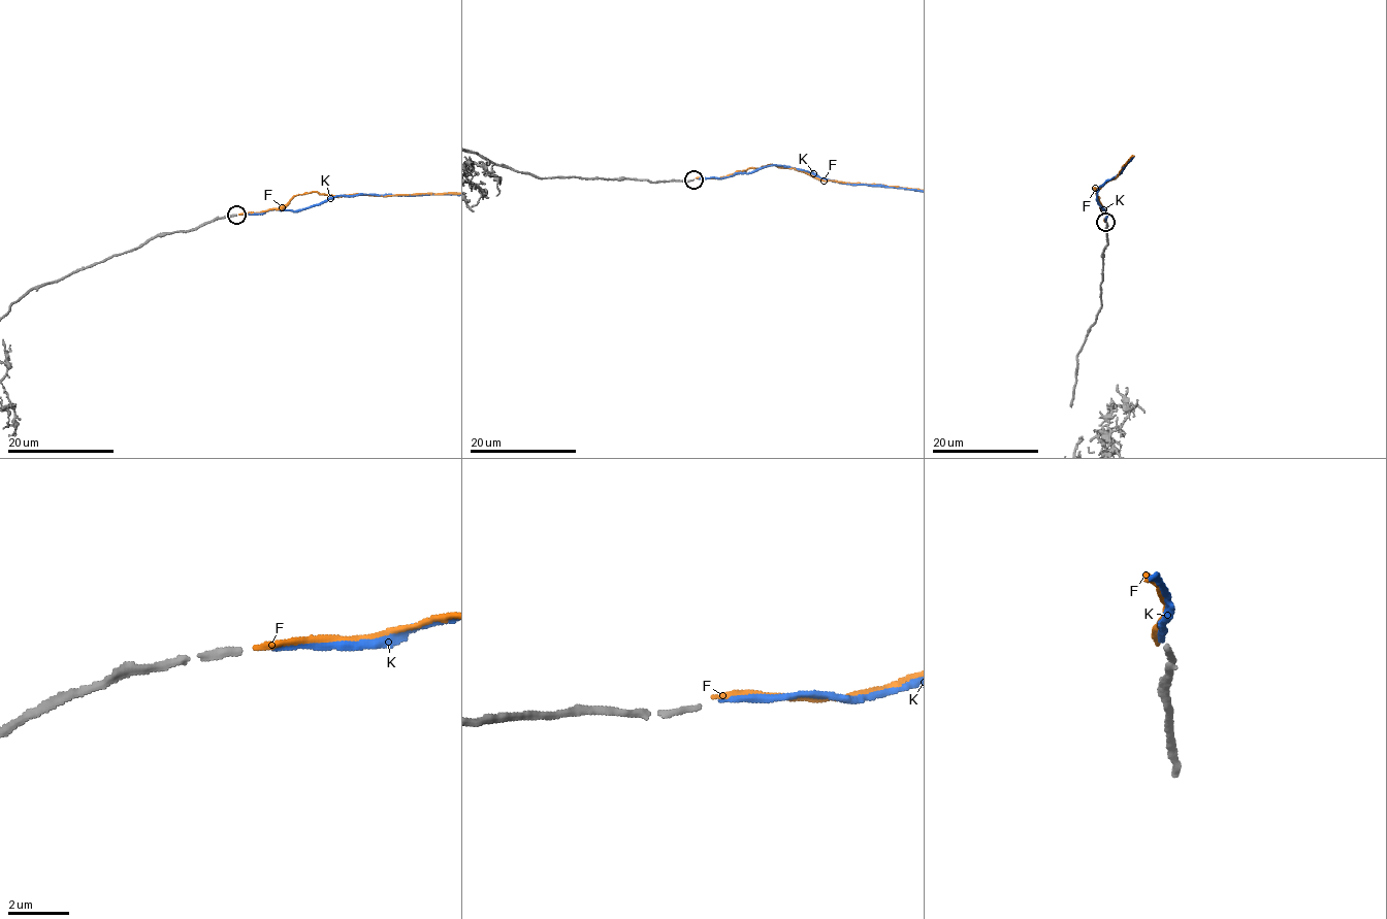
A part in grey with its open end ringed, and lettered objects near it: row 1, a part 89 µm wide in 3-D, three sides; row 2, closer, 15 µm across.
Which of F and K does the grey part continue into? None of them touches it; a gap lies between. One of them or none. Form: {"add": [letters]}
{"add": ["K"]}

